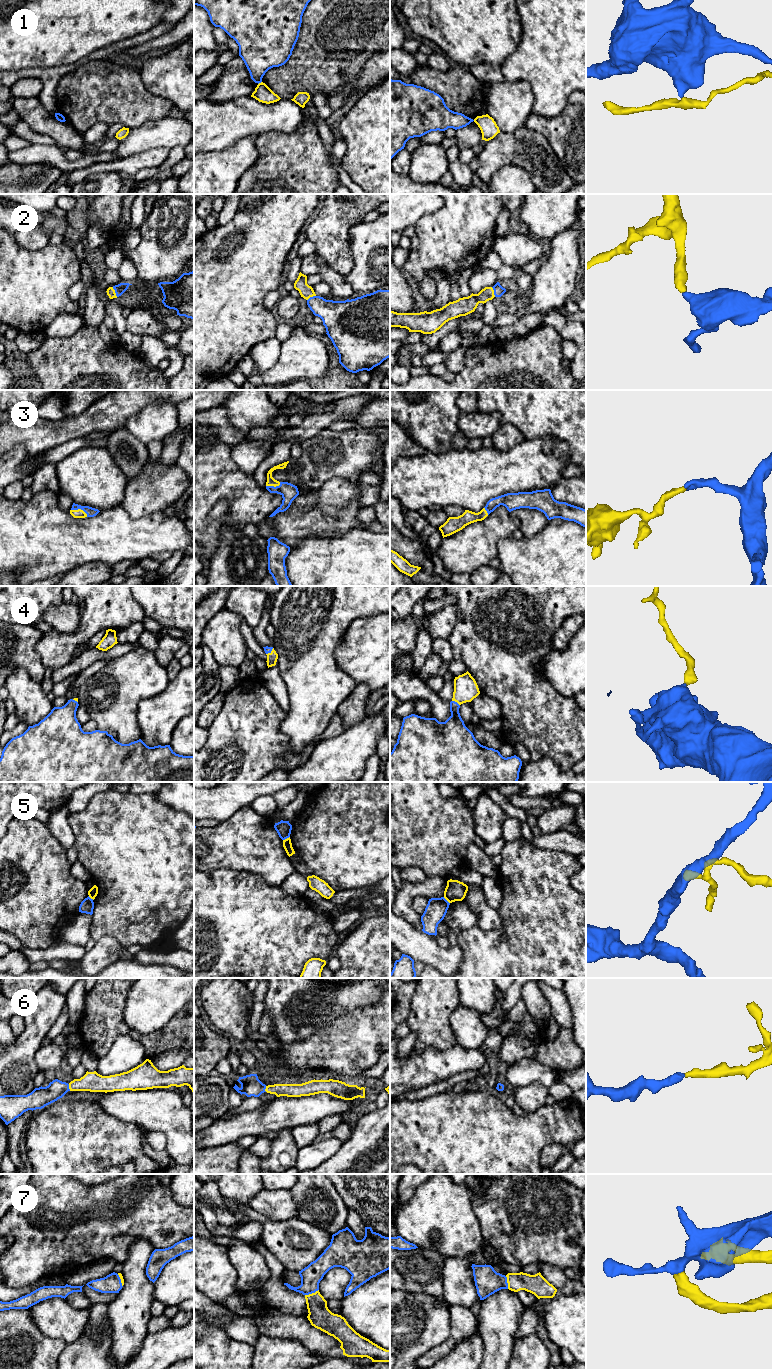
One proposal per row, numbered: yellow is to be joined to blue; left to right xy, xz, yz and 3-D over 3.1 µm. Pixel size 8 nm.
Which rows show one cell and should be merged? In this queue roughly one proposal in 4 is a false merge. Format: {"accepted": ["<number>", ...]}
{"accepted": ["2", "3", "4", "6", "7"]}

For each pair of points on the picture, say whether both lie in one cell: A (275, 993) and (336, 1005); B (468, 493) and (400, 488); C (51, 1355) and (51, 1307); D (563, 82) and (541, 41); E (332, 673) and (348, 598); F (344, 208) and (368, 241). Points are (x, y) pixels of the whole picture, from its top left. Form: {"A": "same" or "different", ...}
{"A": "same", "B": "same", "C": "different", "D": "same", "E": "same", "F": "different"}

